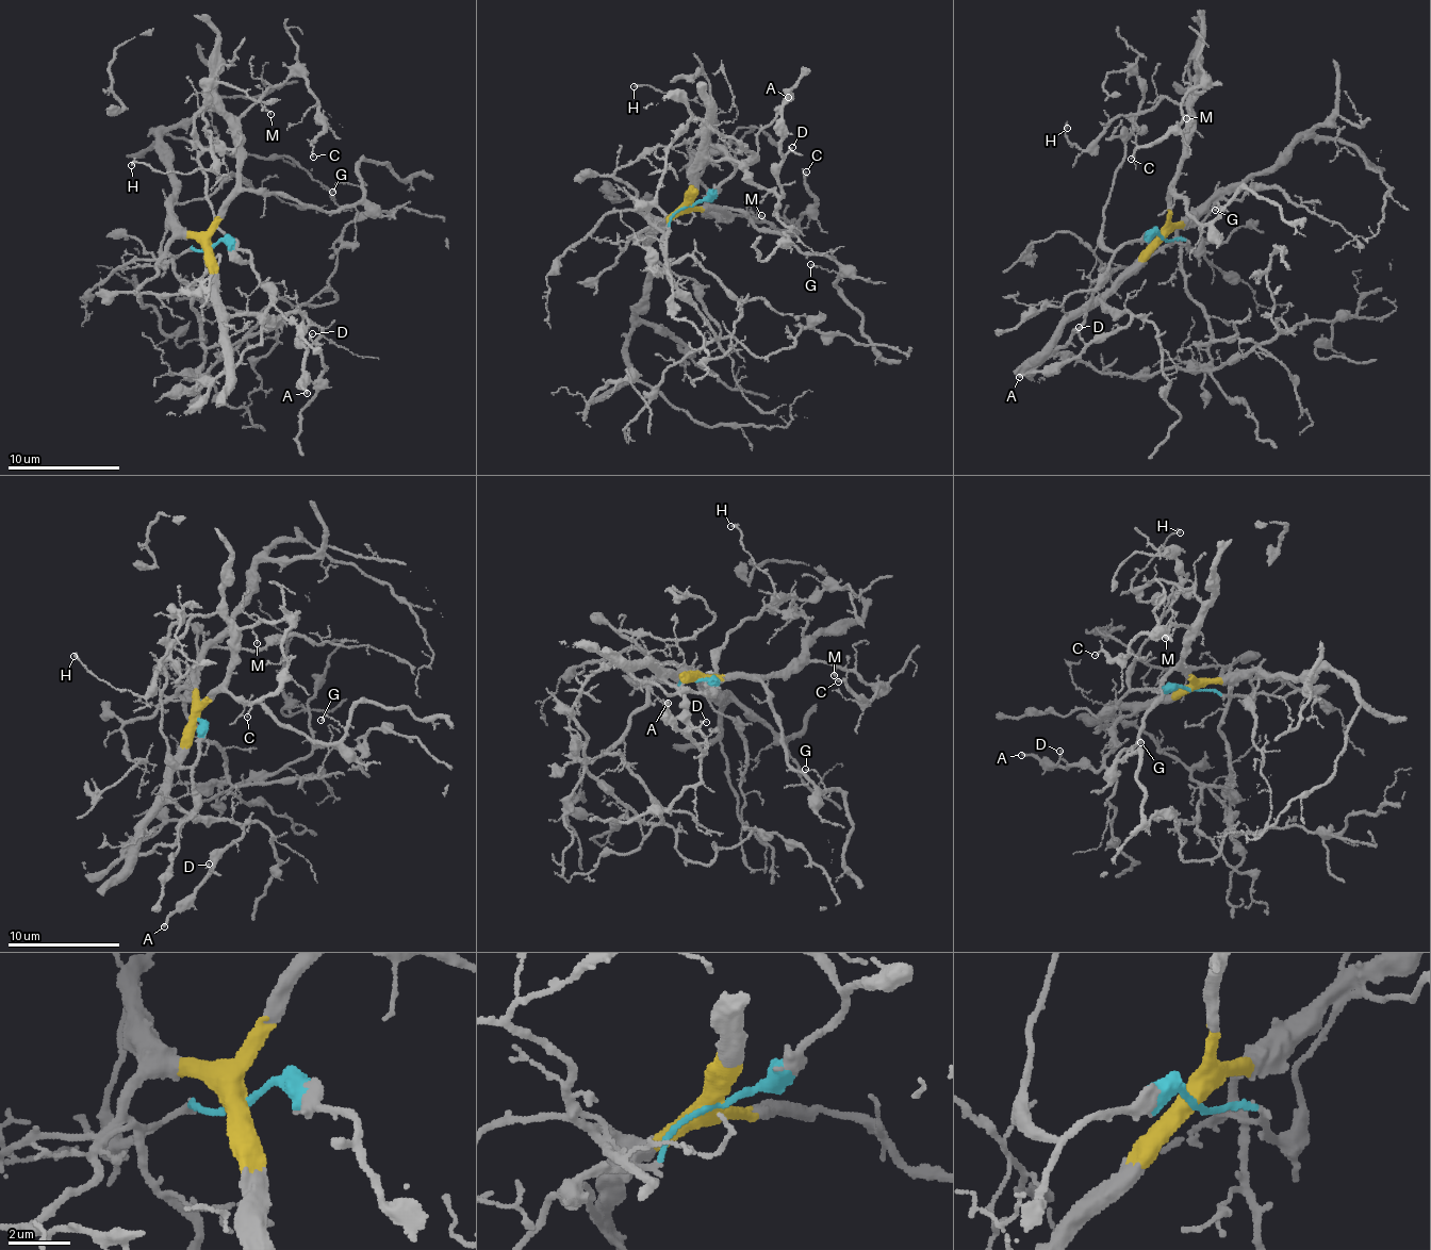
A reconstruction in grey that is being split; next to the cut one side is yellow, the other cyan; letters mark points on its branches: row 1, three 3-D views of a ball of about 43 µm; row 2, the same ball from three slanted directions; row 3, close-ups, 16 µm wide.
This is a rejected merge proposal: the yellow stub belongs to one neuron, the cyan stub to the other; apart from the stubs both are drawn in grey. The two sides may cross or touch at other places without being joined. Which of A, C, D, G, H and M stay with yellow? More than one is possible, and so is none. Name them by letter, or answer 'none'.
A, C, D, G, H, M

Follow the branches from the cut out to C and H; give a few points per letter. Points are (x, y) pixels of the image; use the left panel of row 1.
C: (209, 246), (218, 209), (235, 185), (237, 120), (293, 76), (303, 77), (324, 111), (313, 157)
H: (209, 246), (218, 209), (235, 185), (236, 132), (220, 114), (202, 111), (214, 170), (191, 175), (130, 164)

